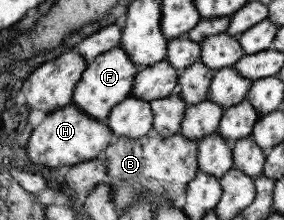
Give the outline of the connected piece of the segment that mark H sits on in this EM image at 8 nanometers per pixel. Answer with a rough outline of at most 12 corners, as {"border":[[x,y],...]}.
{"border":[[70,102],[31,130],[26,156],[51,169],[100,157],[104,122]]}

